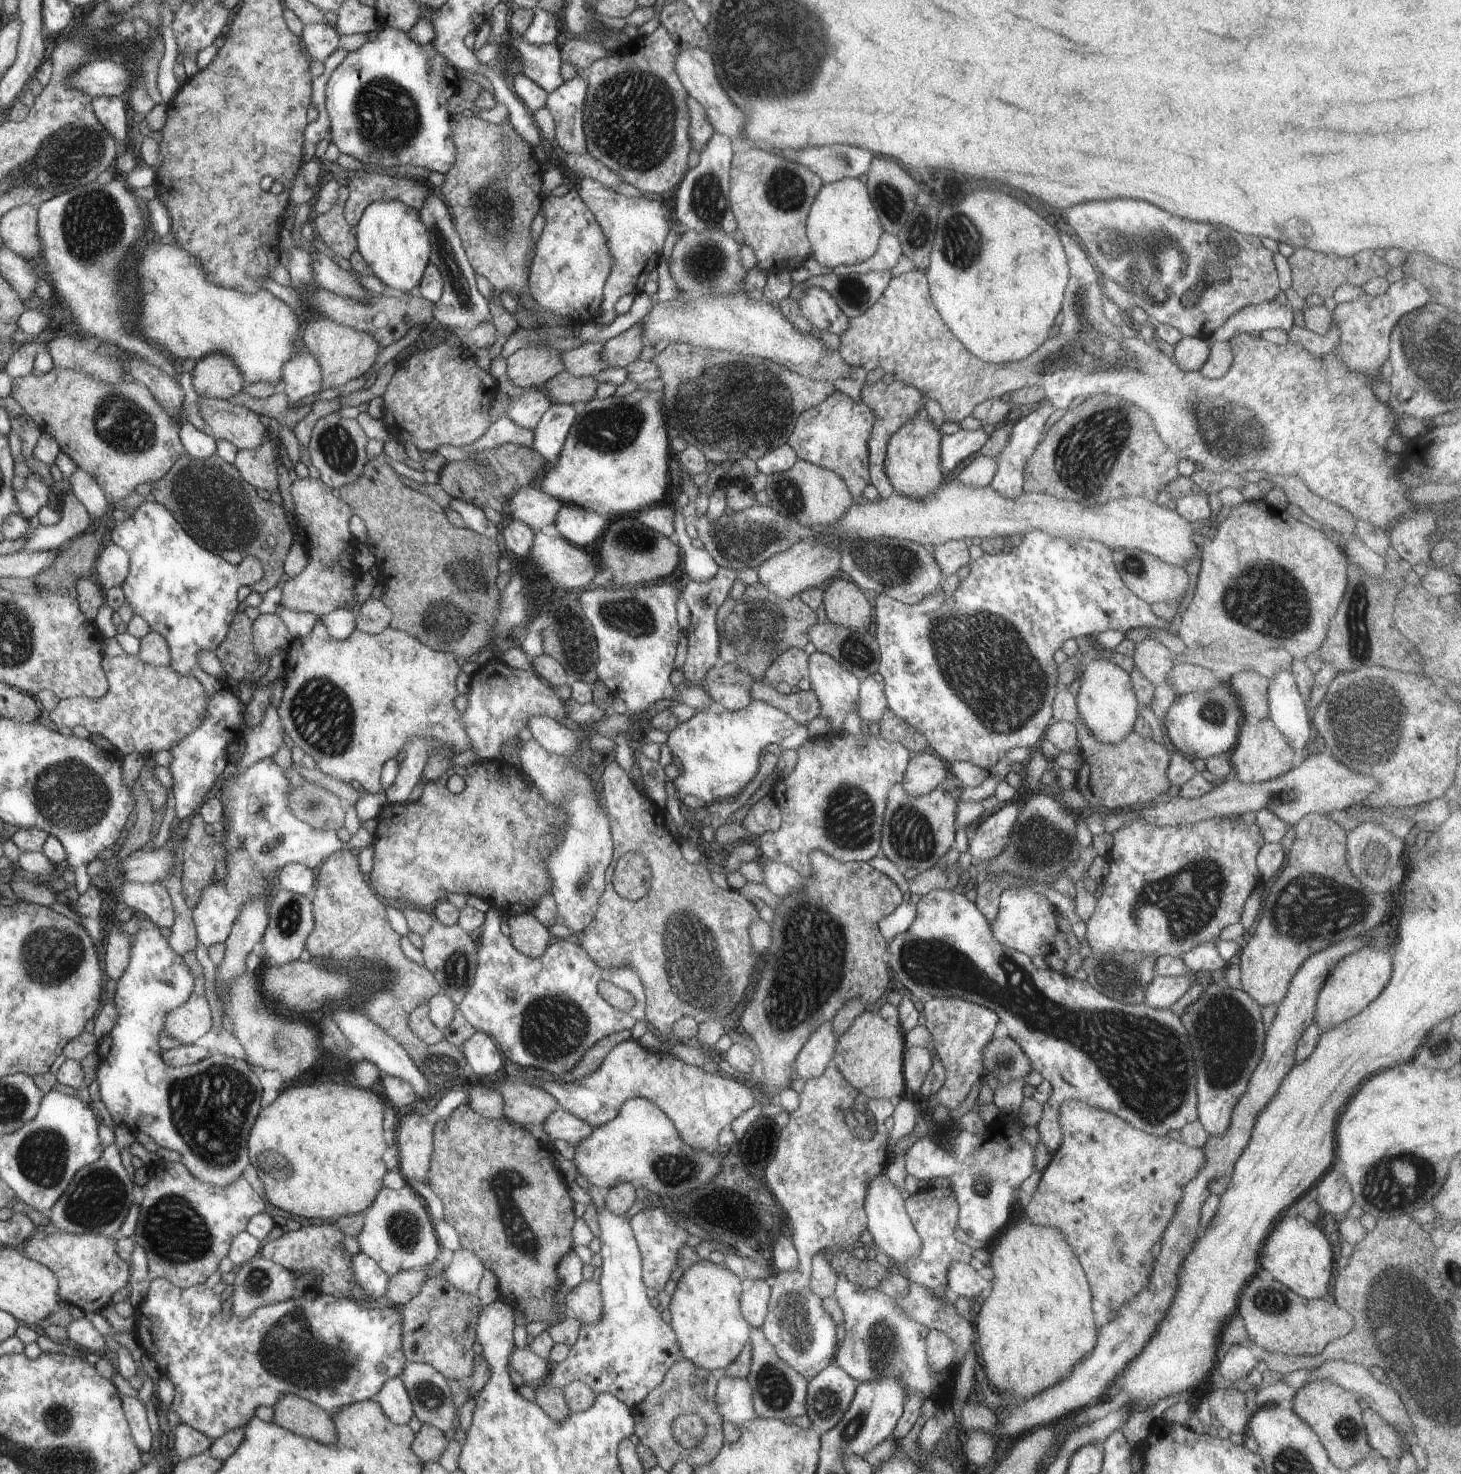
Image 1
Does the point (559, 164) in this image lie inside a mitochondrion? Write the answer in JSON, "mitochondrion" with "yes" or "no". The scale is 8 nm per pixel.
{"mitochondrion":"no"}

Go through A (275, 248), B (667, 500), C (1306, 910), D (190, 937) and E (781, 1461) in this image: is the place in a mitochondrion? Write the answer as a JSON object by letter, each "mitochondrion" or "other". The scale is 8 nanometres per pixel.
{"A":"other","B":"other","C":"mitochondrion","D":"other","E":"other"}

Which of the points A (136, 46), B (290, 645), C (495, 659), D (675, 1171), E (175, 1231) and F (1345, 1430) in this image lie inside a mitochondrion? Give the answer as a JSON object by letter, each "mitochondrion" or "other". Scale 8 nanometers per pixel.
{"A":"other","B":"other","C":"other","D":"mitochondrion","E":"mitochondrion","F":"mitochondrion"}

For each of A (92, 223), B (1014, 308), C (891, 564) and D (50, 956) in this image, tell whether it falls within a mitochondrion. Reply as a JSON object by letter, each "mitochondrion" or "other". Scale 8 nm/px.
{"A":"mitochondrion","B":"other","C":"mitochondrion","D":"mitochondrion"}

